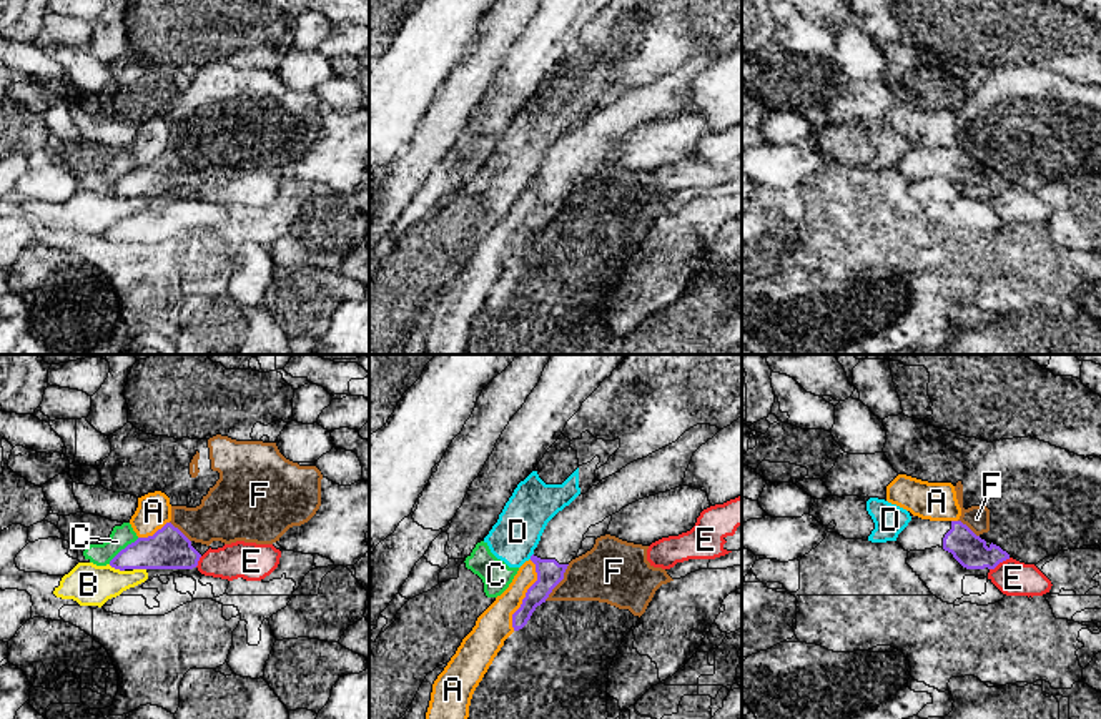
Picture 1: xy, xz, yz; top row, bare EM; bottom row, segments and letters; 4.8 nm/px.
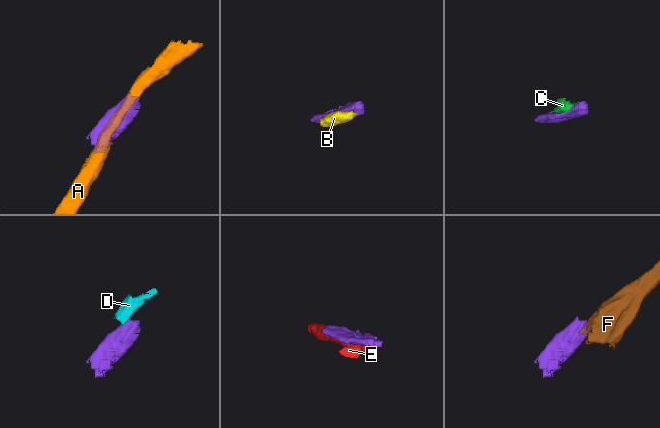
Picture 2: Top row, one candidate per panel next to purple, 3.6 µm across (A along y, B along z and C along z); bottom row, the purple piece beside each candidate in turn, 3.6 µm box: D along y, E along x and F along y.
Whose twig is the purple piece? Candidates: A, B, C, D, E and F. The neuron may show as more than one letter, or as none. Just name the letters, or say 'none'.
none

